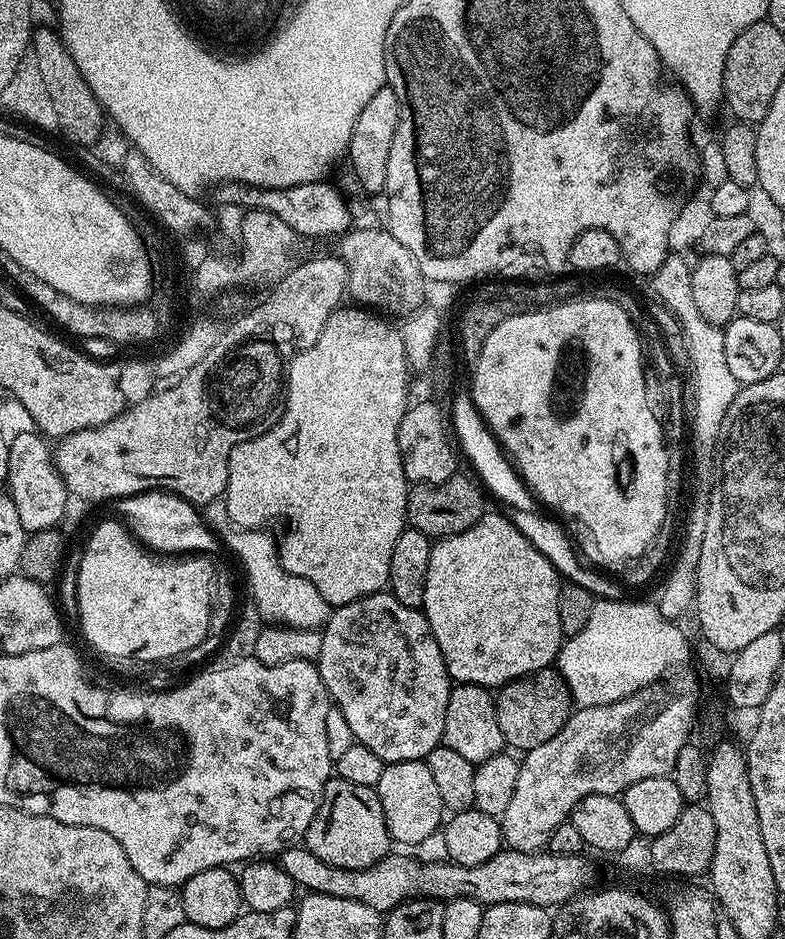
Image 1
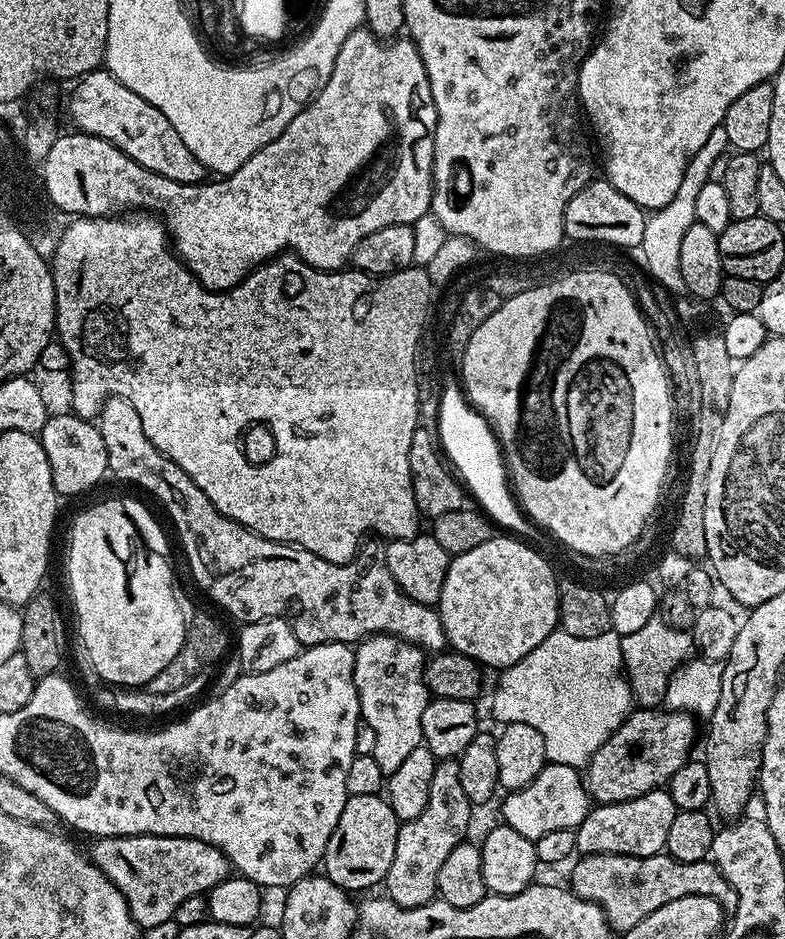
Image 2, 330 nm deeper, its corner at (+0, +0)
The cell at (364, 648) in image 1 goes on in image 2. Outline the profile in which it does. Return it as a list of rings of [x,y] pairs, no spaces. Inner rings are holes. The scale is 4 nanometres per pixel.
[[[377,634],[374,636],[367,636],[364,640],[359,641],[354,648],[356,657],[354,658],[354,684],[358,690],[358,702],[360,703],[360,718],[363,723],[370,725],[374,730],[374,750],[372,757],[374,762],[378,762],[379,768],[385,774],[398,770],[398,765],[411,754],[412,751],[418,750],[418,746],[424,742],[422,738],[422,713],[426,710],[430,699],[430,693],[426,682],[424,681],[424,665],[426,663],[425,649],[418,647],[417,644],[411,644],[408,640],[403,640],[397,636],[385,636]]]

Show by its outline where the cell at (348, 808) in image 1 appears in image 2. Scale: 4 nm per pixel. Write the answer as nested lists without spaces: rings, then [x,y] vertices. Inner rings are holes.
[[[383,795],[349,796],[342,810],[342,818],[338,818],[338,826],[334,826],[330,842],[326,842],[323,875],[349,894],[357,894],[375,884],[377,887],[390,870],[390,862],[394,862],[394,846],[398,846],[400,826],[401,821],[396,819],[394,810]]]

